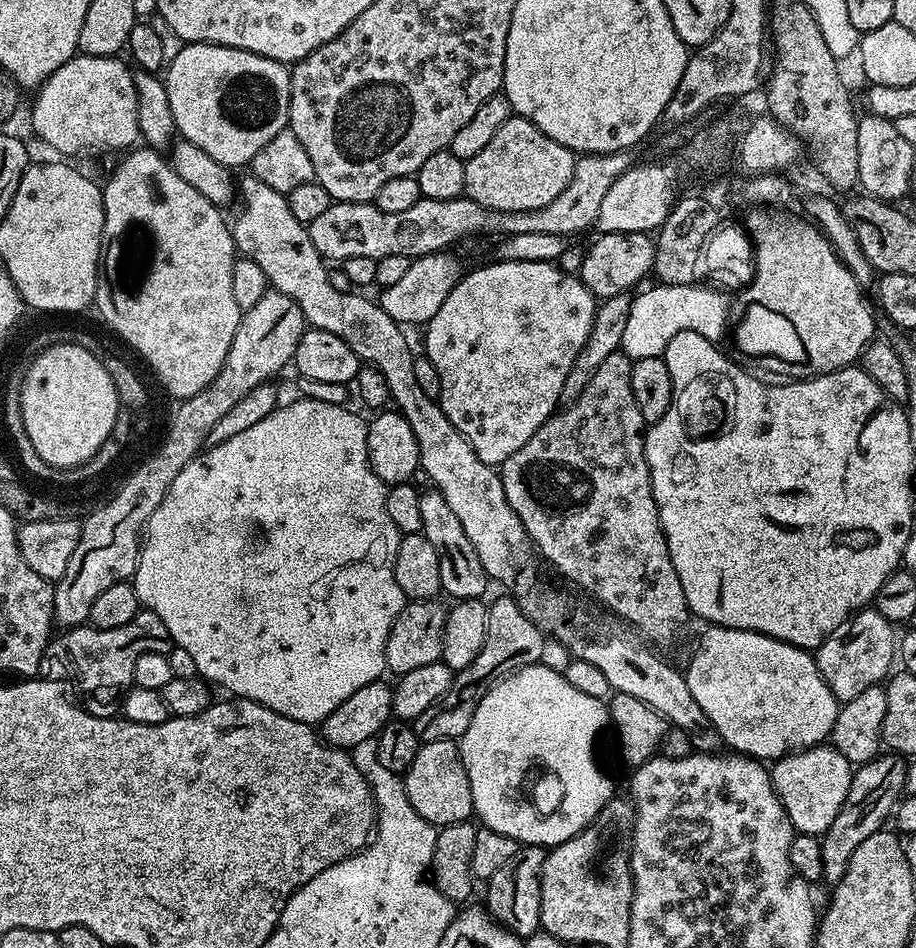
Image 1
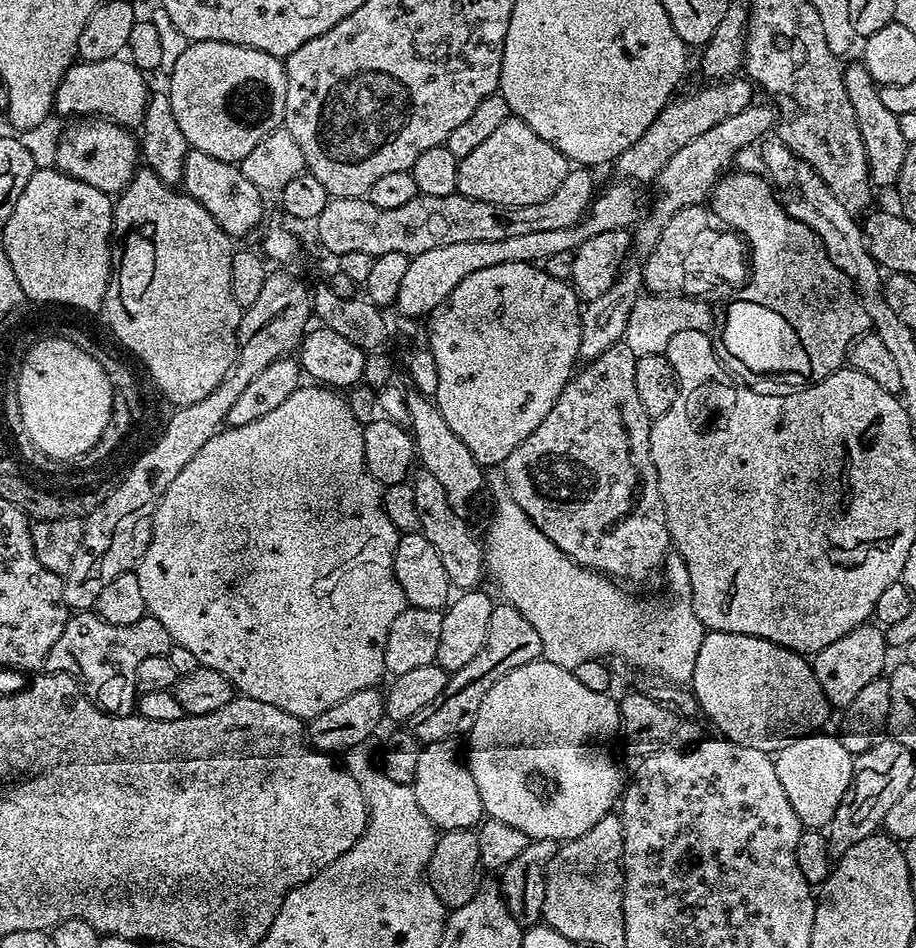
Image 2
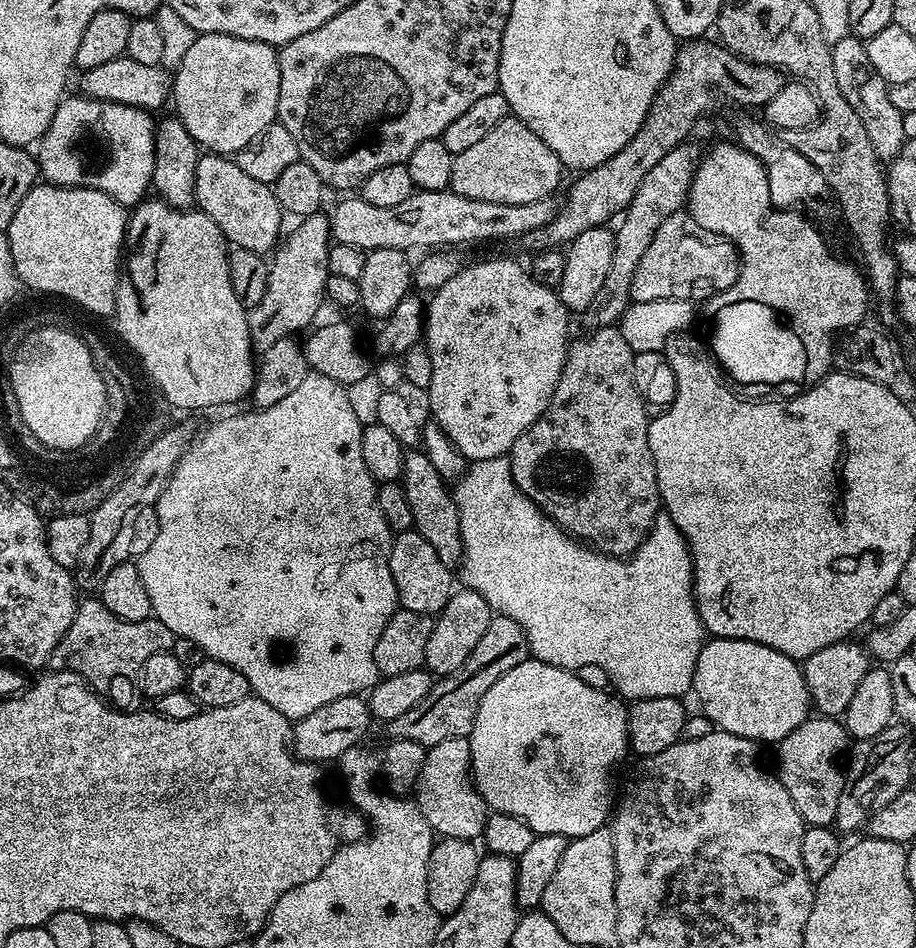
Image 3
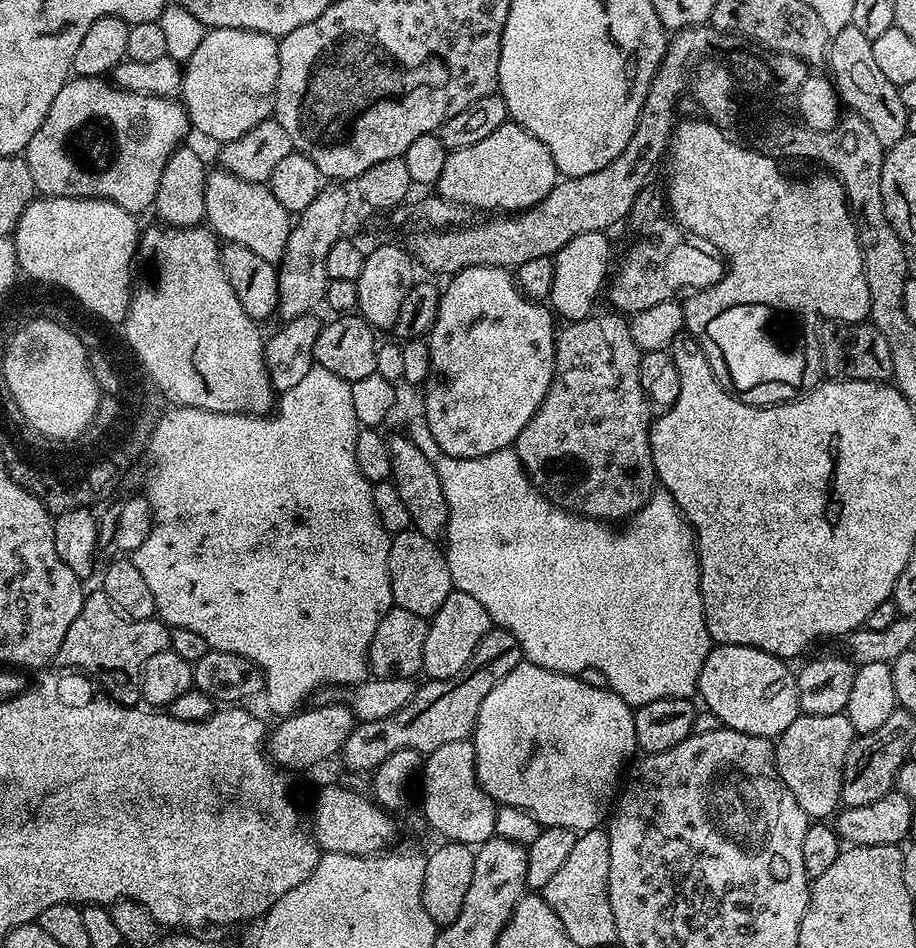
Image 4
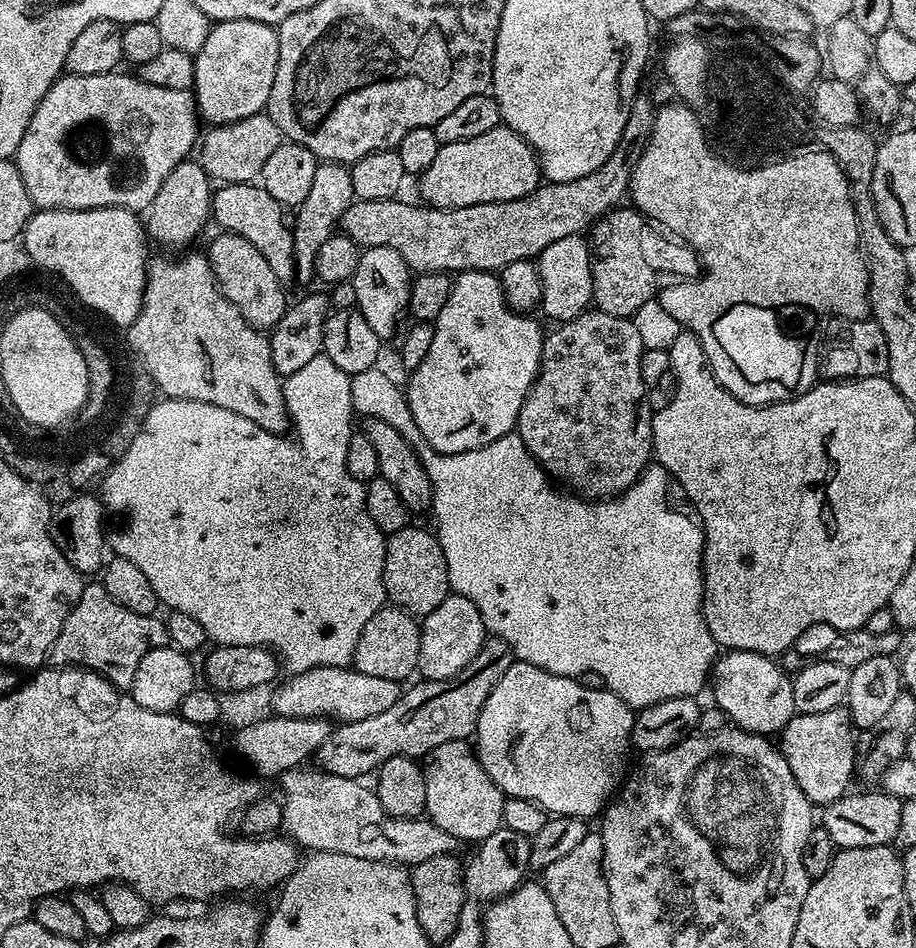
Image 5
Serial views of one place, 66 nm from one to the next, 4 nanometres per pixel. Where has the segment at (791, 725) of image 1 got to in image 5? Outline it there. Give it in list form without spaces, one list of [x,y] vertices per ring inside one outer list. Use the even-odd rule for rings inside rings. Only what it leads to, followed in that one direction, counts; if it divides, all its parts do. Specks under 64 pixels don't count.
[[[731,650],[725,651],[717,659],[714,665],[714,683],[711,685],[712,692],[716,695],[714,704],[728,715],[735,727],[768,738],[773,735],[771,732],[783,733],[784,727],[797,715],[792,676],[784,673],[776,663],[771,656]]]

